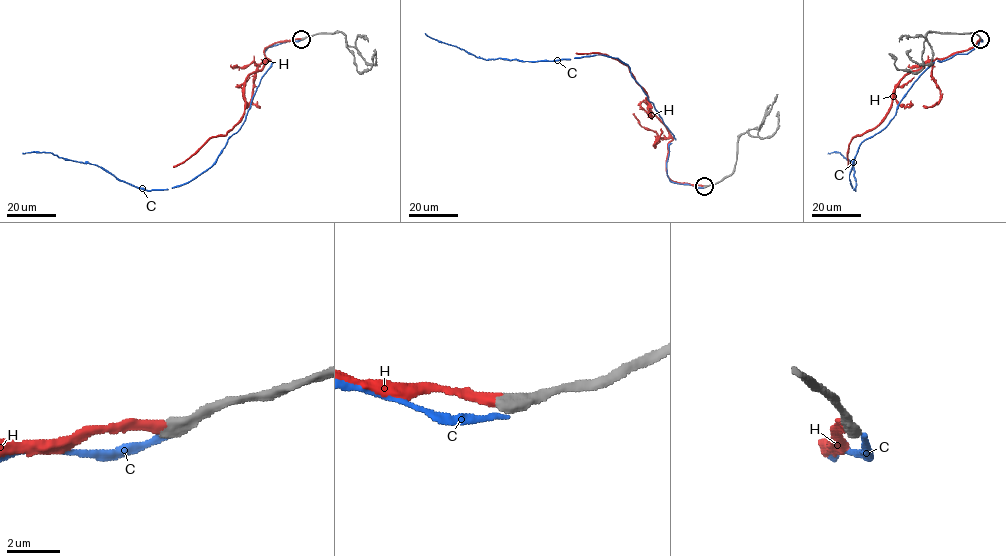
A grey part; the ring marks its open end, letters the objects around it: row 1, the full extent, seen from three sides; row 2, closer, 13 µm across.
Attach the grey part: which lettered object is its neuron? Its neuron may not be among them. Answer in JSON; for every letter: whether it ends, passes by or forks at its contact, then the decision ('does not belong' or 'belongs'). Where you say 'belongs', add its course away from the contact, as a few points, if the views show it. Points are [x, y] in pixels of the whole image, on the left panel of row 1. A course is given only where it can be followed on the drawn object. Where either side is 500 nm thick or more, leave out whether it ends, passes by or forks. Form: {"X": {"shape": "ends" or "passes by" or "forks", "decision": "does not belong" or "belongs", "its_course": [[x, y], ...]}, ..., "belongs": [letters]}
{"C": {"decision": "does not belong"}, "H": {"decision": "belongs", "its_course": [[301, 39], [275, 42], [264, 50], [270, 60], [247, 78], [243, 117], [227, 133], [209, 138], [173, 167]]}, "belongs": ["H"]}

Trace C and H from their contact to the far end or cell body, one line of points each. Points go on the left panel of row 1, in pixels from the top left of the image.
C: (302, 39), (267, 48), (271, 66), (244, 122), (215, 162), (185, 183), (144, 190), (88, 163), (22, 153)
H: (301, 39), (275, 42), (264, 50), (270, 60), (247, 78), (243, 117), (227, 133), (209, 138), (173, 167)

